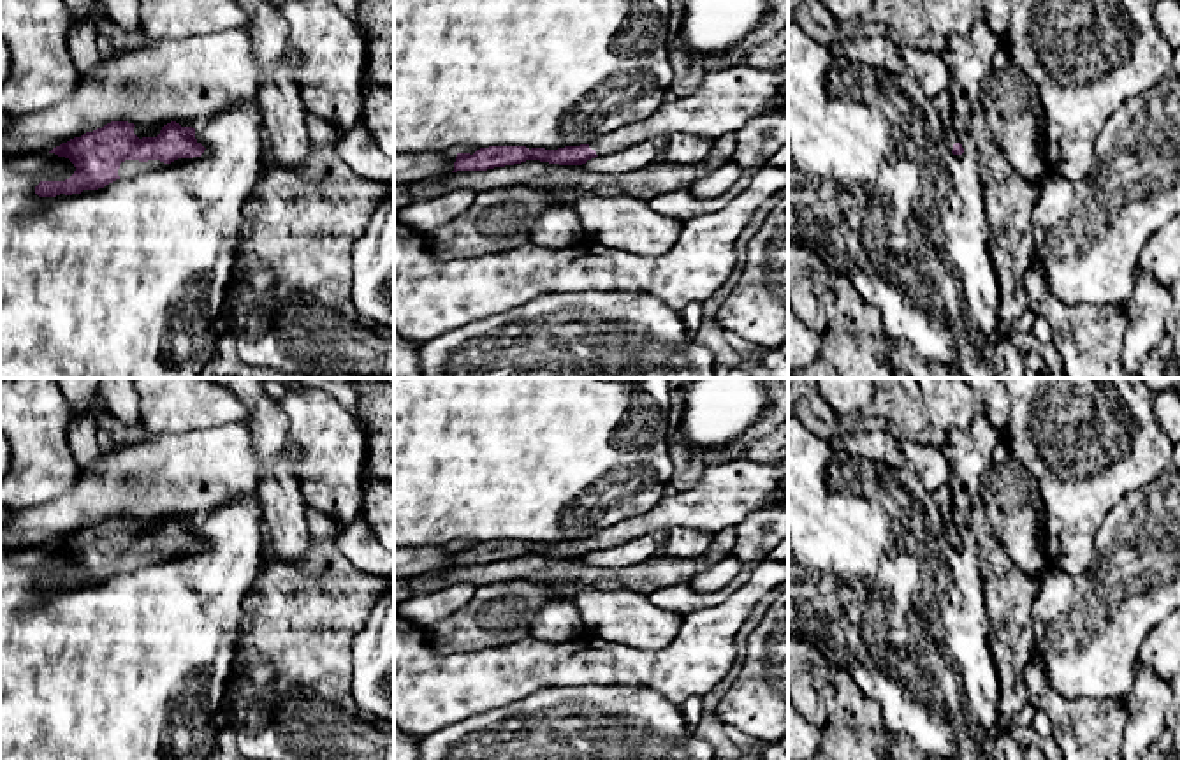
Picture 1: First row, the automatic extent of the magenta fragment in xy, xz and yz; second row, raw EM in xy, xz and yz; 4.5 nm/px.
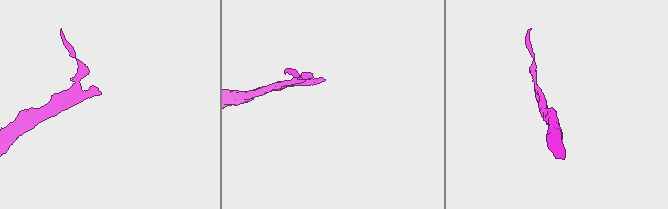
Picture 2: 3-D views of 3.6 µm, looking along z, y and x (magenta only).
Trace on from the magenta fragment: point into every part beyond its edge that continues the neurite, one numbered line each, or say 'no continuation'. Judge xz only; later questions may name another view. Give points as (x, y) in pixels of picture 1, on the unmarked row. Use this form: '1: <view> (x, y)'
1: xz (727, 493)

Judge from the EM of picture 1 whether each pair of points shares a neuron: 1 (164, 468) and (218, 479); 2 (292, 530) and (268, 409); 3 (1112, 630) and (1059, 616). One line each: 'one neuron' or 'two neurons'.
1: one neuron
2: one neuron
3: one neuron

